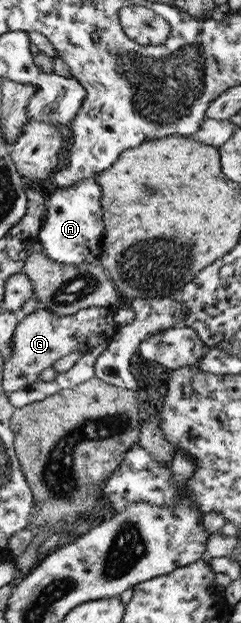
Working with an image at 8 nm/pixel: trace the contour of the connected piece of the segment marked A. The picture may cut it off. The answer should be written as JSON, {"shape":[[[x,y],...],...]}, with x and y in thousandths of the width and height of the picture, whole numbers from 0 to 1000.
{"shape":[[[386,284],[340,287],[332,294],[286,302],[245,300],[207,313],[183,358],[158,377],[178,408],[203,417],[303,427],[378,424],[415,417],[427,403],[419,396],[427,339],[411,323],[419,323],[419,300]]]}

